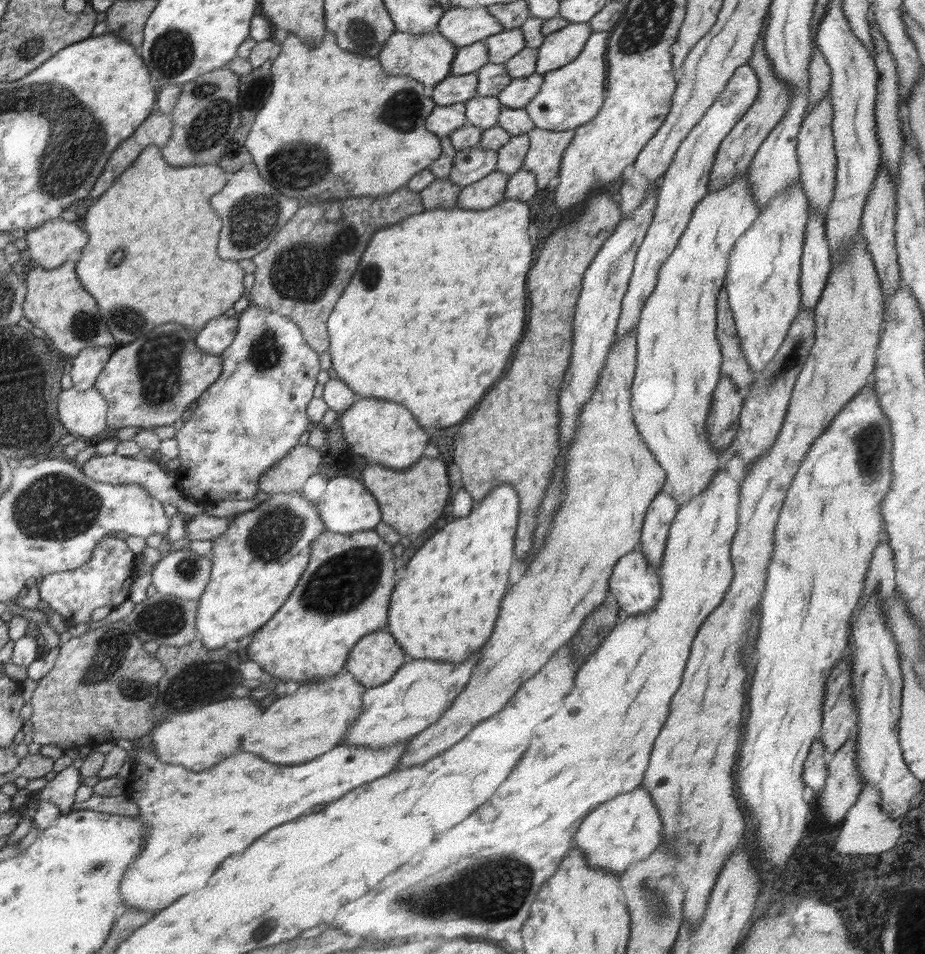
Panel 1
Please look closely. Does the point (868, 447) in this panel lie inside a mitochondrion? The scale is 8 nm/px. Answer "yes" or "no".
yes

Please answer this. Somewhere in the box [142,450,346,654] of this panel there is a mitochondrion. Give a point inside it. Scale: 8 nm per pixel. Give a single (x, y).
(275, 531)

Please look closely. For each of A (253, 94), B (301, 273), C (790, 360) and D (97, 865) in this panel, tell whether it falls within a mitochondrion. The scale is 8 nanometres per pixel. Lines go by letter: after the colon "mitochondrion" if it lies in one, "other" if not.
A: mitochondrion
B: mitochondrion
C: mitochondrion
D: mitochondrion

